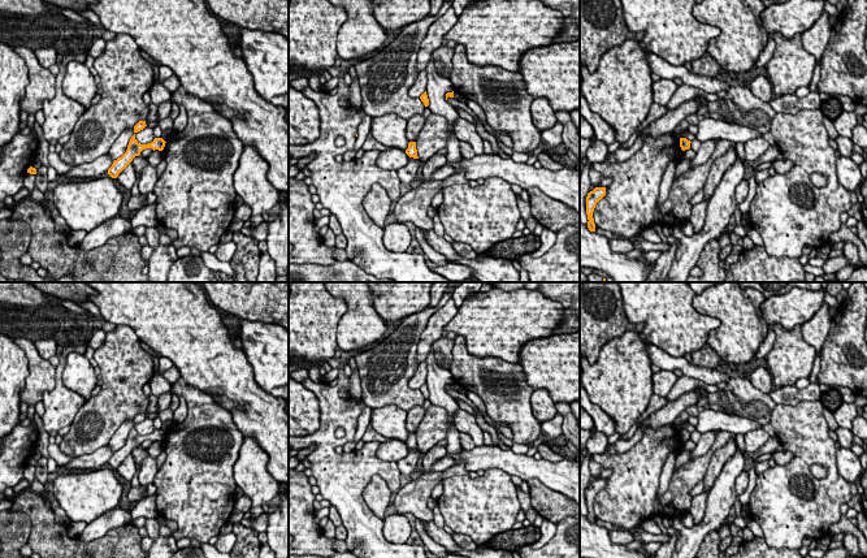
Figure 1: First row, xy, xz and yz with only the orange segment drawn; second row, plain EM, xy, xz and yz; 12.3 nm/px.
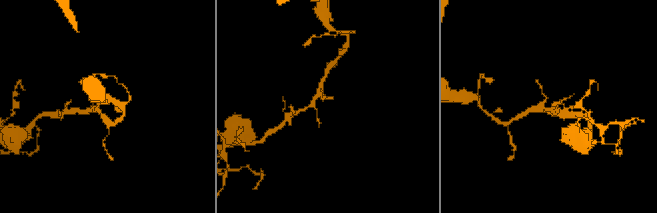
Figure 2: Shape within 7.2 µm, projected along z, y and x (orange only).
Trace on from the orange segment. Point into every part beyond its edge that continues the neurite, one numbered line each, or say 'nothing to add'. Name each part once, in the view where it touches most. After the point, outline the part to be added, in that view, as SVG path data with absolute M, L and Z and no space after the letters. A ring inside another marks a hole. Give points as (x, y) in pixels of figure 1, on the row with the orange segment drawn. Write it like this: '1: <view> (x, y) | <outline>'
nothing to add

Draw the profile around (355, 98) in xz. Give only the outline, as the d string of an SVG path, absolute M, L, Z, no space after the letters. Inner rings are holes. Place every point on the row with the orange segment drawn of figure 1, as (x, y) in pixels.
M354 79L352 83L350 85L350 91L351 91L351 104L354 107L360 107L361 105L361 94L360 94L360 85L359 85L359 79Z

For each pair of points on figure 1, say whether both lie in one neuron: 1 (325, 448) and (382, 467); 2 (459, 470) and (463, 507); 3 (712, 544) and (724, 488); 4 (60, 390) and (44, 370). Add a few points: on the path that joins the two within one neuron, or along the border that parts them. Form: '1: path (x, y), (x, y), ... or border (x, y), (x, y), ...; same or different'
1: path (338, 462), (342, 466), (368, 466); same
2: border (467, 474), (446, 478), (438, 497); different
3: border (716, 530), (712, 530), (699, 544); different
4: border (56, 367), (56, 384), (43, 393), (42, 399); different

